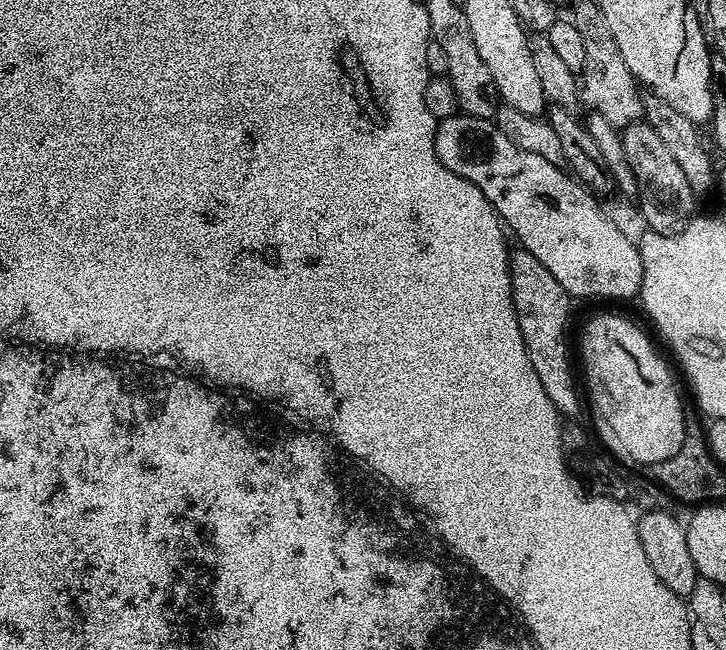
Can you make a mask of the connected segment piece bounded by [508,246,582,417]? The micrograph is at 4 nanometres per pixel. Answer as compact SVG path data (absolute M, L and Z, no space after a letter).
M513 247L508 253L508 265L512 301L526 354L530 354L530 366L534 366L534 374L538 374L542 381L542 390L550 394L550 402L554 402L557 413L572 416L580 404L582 408L581 393L580 396L576 393L578 380L572 377L572 360L568 357L568 315L572 312L573 301L558 278L554 278L554 274L550 274L530 250Z

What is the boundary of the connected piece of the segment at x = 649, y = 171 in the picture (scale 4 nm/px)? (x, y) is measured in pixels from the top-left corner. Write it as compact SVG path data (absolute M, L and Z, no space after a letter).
M647 122L629 124L623 129L622 139L626 150L626 162L630 162L630 170L634 170L638 201L640 200L640 216L648 223L647 231L663 236L678 234L694 219L698 203L696 193L690 190L690 184L686 182L686 174L682 174L682 166L678 166L678 161L670 154L666 142L662 142L662 138L654 134Z

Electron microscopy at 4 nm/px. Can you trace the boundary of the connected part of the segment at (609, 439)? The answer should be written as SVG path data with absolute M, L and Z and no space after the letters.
M604 312L601 316L590 317L584 324L580 332L580 360L584 363L582 384L588 387L586 404L592 407L592 424L601 442L609 448L607 451L624 466L651 466L666 458L674 458L674 454L678 454L678 446L682 446L684 441L684 400L667 362L660 357L651 338L634 321Z

